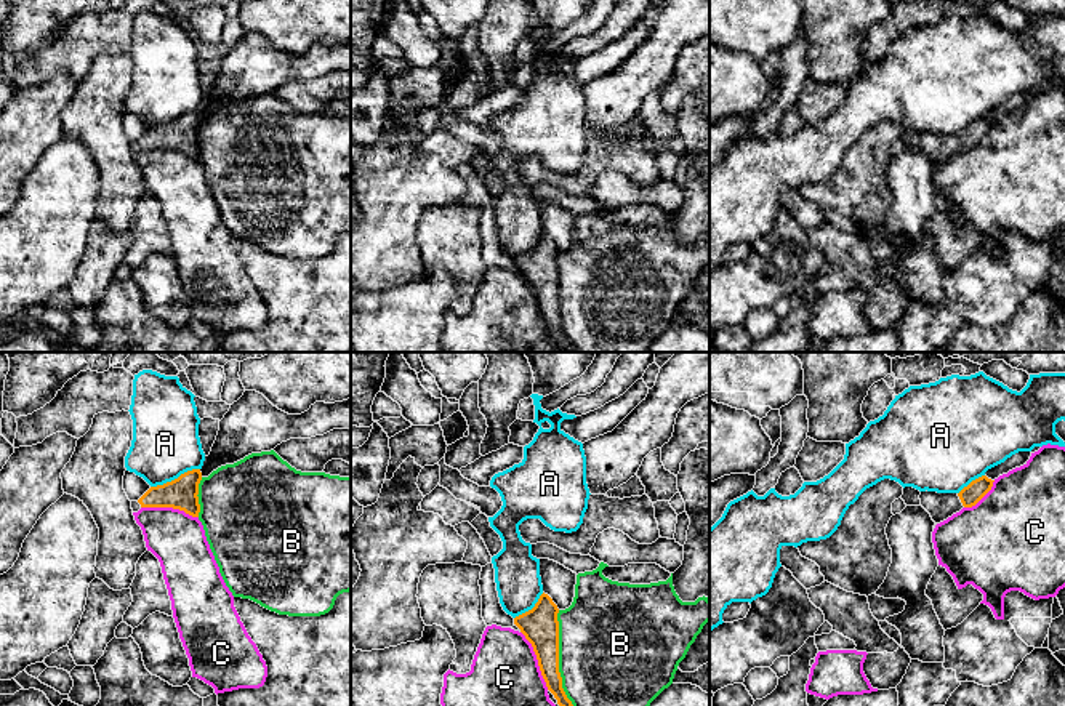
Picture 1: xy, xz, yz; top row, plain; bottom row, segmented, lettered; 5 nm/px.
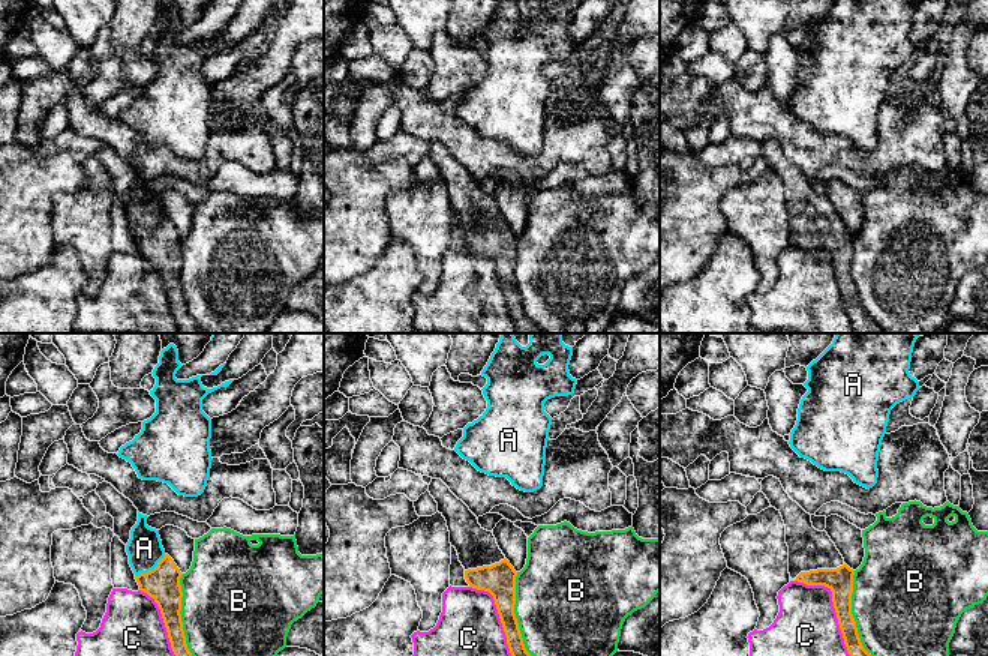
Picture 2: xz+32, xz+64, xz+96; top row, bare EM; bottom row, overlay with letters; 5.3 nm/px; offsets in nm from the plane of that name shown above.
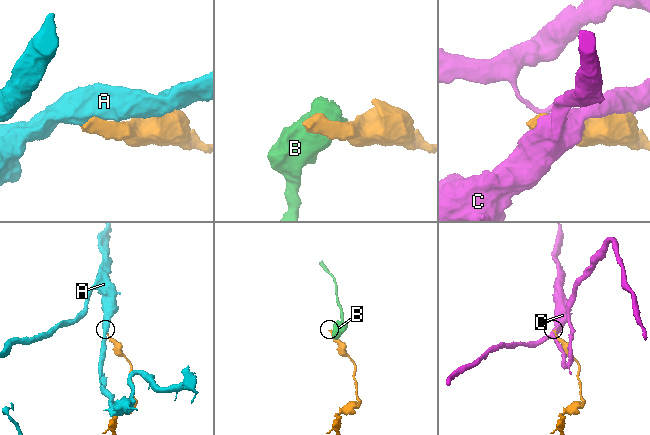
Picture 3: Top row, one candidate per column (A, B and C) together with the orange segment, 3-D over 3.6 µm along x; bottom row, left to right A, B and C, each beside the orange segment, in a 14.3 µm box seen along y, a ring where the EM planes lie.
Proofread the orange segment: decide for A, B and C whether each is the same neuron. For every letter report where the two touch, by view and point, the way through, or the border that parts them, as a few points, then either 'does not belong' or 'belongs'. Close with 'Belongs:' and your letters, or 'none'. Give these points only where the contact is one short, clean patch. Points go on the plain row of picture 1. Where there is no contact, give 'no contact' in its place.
A: xy (175, 120) | along xy (199, 109), (188, 111), (170, 122), (151, 128) | does not belong
B: xz (558, 301) | does not belong
C: xz (537, 300) | does not belong
Belongs: none

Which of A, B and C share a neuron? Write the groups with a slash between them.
A / B / C

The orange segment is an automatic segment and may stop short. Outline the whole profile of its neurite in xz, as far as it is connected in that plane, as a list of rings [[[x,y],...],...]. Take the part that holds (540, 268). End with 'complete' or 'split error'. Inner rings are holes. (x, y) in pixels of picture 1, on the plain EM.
[[[541,235],[535,248],[514,259],[514,266],[532,285],[548,331],[565,352],[575,352],[562,330],[559,314],[559,250],[548,235]]]; complete

